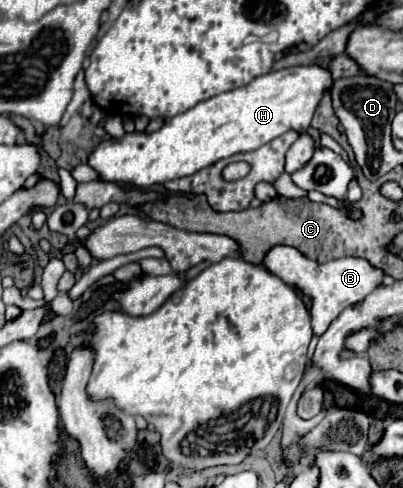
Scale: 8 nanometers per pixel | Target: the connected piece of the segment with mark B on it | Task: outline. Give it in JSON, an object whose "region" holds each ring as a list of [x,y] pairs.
{"region":[[[290,246],[272,248],[266,254],[264,266],[272,274],[282,278],[286,284],[298,286],[302,292],[306,292],[312,298],[310,314],[312,314],[312,330],[316,332],[316,336],[322,336],[328,330],[330,322],[334,322],[344,308],[364,300],[384,278],[382,270],[370,268],[370,264],[366,264],[366,260],[362,260],[362,258],[338,258],[338,260],[330,260],[326,264],[318,264]]]}

